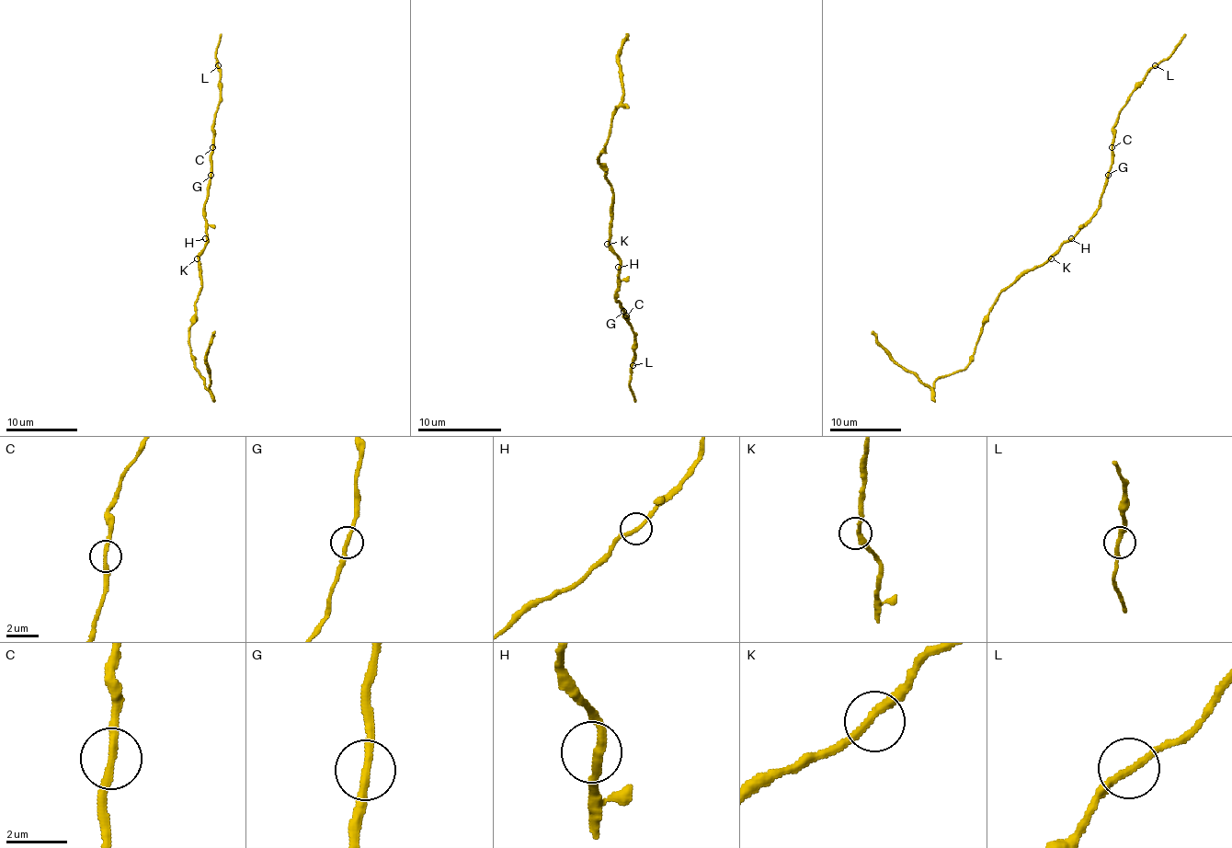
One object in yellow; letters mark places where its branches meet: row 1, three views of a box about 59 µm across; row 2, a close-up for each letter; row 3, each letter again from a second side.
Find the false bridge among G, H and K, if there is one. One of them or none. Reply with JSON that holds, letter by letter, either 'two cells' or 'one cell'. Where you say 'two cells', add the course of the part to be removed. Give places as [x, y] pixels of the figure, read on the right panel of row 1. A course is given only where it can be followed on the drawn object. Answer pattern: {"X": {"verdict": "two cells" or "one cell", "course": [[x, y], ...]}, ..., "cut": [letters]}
{"G": {"verdict": "one cell"}, "H": {"verdict": "one cell"}, "K": {"verdict": "one cell"}, "cut": []}

